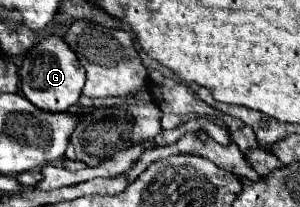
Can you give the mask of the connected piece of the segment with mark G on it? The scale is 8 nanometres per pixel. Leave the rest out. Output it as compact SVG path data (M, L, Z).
M48 37L38 41L24 55L24 61L20 67L20 91L38 109L64 113L78 103L84 87L84 77L86 77L86 71L76 59L74 51L70 51L70 47L60 37Z

